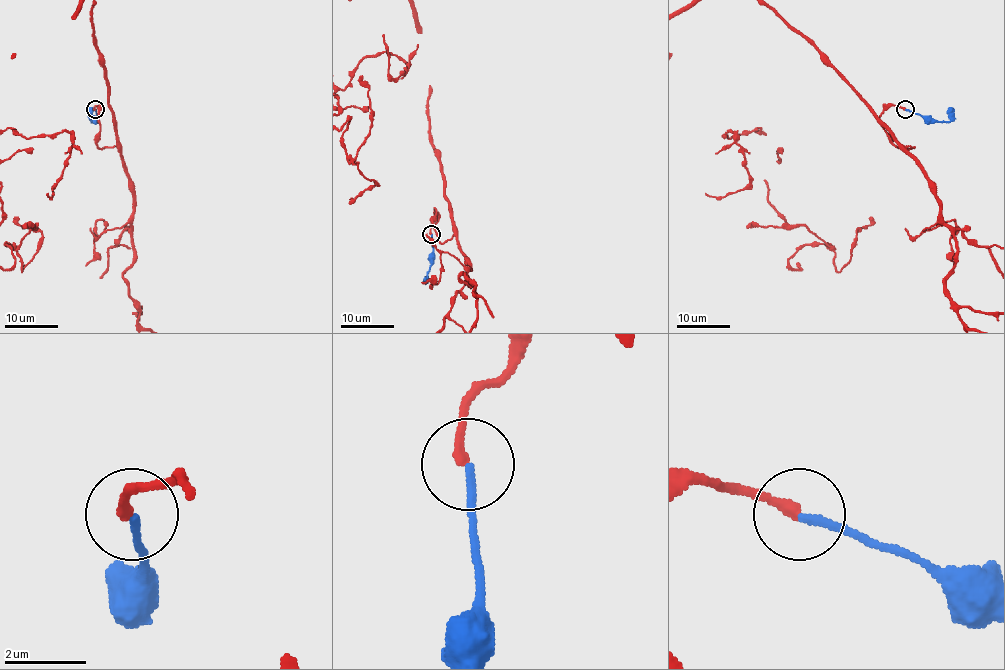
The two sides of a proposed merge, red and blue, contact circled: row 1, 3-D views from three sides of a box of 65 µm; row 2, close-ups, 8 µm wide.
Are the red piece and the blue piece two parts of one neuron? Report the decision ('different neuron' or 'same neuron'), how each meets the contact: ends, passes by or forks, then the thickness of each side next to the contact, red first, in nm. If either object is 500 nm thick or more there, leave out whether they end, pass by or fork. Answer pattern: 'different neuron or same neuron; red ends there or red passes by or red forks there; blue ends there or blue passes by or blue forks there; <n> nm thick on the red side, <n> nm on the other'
same neuron; red ends there; blue ends there; 260 nm thick on the red side, 190 nm on the other

